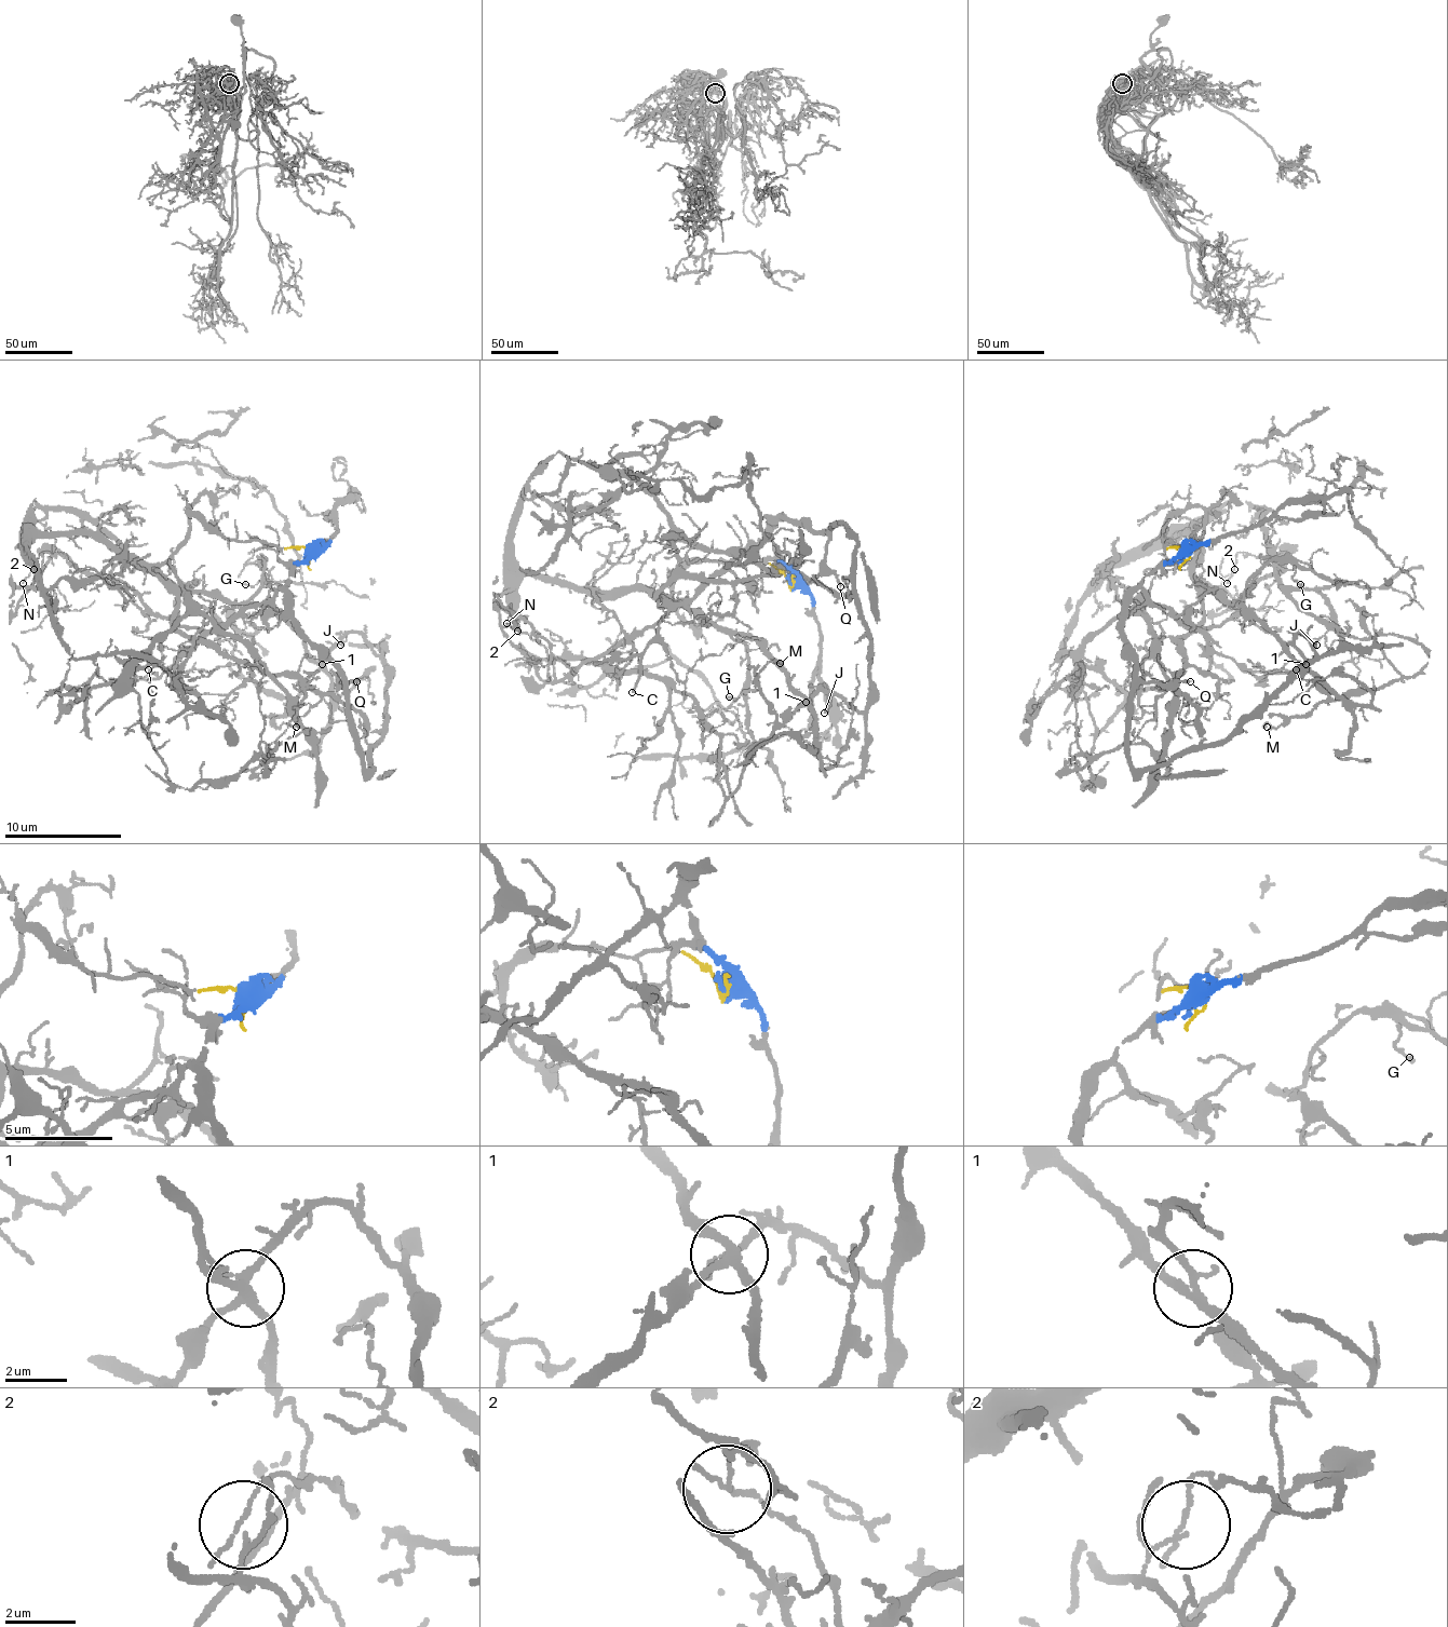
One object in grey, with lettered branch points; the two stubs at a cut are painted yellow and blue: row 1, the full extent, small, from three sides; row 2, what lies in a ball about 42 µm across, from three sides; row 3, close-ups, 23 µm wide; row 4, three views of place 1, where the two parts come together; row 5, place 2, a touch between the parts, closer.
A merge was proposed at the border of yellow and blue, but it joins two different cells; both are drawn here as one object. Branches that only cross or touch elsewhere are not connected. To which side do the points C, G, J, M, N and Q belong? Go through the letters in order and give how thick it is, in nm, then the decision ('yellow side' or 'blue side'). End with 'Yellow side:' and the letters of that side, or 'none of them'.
C: 160 nm | blue side
G: 120 nm | yellow side
J: 140 nm | blue side
M: 140 nm | blue side
N: 80 nm | blue side
Q: 160 nm | blue side
Yellow side: G

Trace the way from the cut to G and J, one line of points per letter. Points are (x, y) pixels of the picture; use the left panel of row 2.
G: (306, 552), (224, 540), (189, 507), (189, 533), (159, 569), (239, 604), (265, 560), (271, 578), (244, 583)
J: (306, 548), (288, 578), (300, 633), (341, 677), (367, 768), (384, 727), (384, 663), (352, 633), (341, 645)

